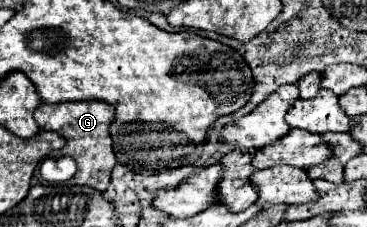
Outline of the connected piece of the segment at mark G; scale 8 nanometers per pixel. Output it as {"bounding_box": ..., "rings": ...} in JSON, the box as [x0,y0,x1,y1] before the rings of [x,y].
{"bounding_box":[34,100,116,192],"rings":[[[100,100],[88,102],[60,102],[60,104],[46,104],[42,102],[34,110],[34,120],[42,130],[54,130],[66,138],[66,146],[58,152],[62,156],[70,156],[78,164],[78,172],[70,180],[72,184],[84,184],[94,190],[104,192],[110,182],[110,172],[116,164],[116,156],[112,150],[110,138],[110,124],[114,122],[114,108]]]}

